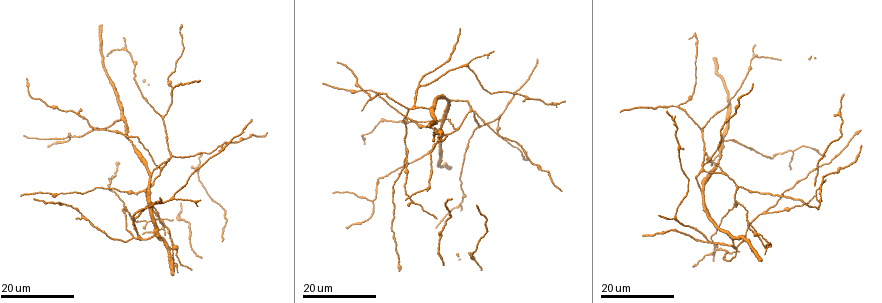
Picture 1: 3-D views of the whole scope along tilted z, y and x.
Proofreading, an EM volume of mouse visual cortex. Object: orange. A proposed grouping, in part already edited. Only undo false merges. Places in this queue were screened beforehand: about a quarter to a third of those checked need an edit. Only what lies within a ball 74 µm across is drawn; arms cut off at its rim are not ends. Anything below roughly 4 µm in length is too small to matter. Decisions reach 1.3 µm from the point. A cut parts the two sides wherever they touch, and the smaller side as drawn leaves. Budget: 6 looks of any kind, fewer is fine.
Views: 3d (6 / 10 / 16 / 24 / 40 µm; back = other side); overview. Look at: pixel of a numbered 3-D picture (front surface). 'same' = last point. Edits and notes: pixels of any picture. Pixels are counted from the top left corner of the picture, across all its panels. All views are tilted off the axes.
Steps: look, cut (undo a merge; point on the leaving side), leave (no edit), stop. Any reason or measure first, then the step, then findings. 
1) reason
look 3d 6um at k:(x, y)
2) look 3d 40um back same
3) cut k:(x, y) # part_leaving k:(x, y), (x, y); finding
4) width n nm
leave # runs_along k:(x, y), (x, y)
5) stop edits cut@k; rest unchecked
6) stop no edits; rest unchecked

side arm on a straight run
look 3d 16um at 1:(739, 186)

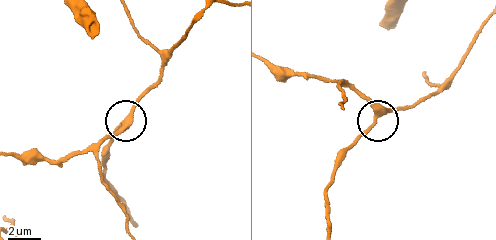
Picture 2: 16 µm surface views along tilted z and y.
closer look
look 3d 6um at 2:(375, 118)

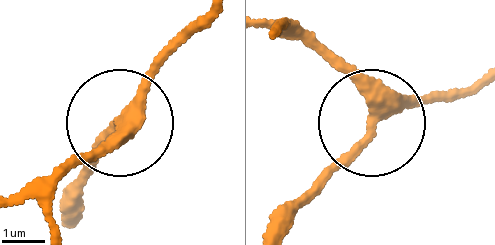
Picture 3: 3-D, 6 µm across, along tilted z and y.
side_arm 29 um; arms 3
leave # one cell here

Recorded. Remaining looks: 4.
three arms meet
look 3d 24um at 1:(121, 115)

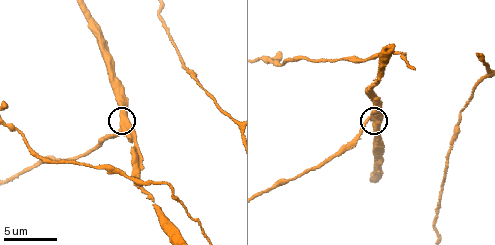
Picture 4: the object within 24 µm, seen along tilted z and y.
look 3d 6um at 4:(374, 119)

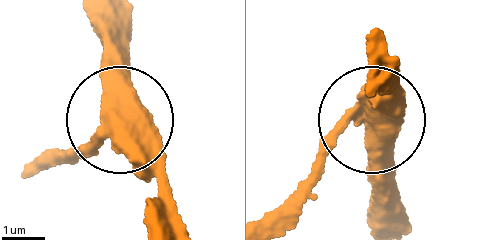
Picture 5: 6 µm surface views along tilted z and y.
side_arm 31 um
cut 5:(320, 169) # part_leaving 5:(355, 121), (267, 212); two cells meet here

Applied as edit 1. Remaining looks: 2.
three arms meet
look 3d 16um at 1:(160, 170)

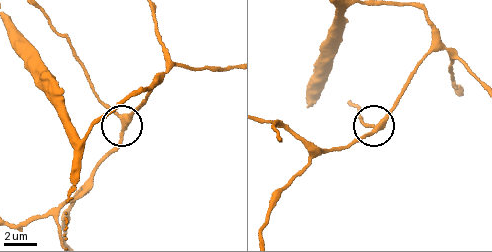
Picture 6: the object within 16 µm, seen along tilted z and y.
look 3d 10um at 6:(119, 115)

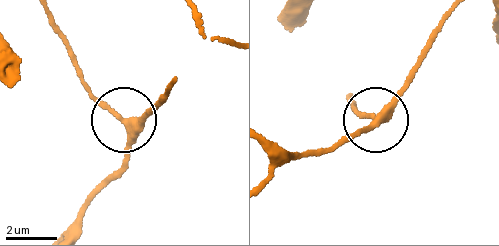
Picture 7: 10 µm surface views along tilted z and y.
arms 3
leave # runs_along 7:(174, 82), (158, 106), (125, 120), (128, 151), (119, 175); all the same cell

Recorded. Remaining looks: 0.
stop edits cut@5; rest unchecked

